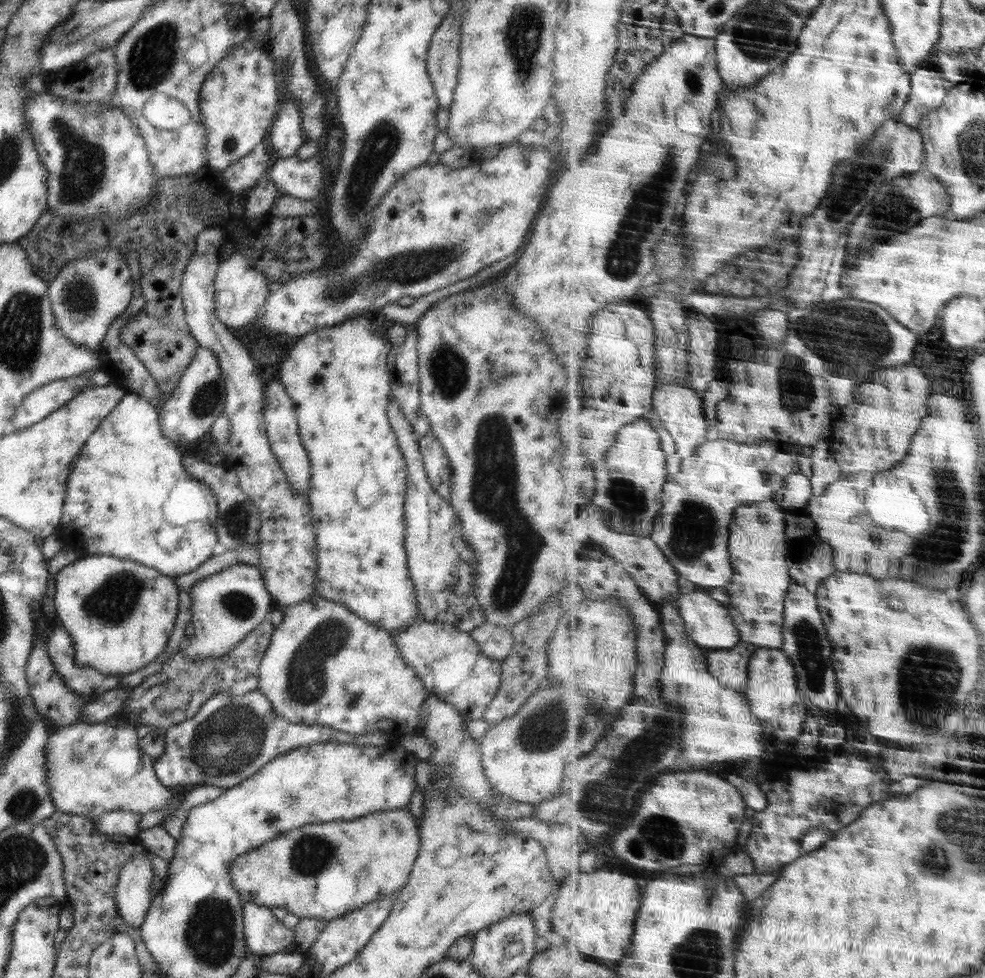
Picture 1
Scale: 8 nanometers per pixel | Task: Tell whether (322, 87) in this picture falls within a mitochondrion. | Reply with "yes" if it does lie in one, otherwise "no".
no

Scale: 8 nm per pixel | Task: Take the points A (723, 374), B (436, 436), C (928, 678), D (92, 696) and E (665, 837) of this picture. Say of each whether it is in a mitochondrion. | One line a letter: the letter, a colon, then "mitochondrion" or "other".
A: other
B: other
C: mitochondrion
D: other
E: mitochondrion

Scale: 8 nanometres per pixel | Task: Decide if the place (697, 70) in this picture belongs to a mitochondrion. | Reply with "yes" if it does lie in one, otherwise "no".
no

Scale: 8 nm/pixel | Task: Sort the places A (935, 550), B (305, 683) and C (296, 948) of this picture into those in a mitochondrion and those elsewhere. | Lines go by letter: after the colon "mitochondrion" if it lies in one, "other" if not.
A: mitochondrion
B: mitochondrion
C: other

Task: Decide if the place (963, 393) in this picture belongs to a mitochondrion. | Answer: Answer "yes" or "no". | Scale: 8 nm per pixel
no

